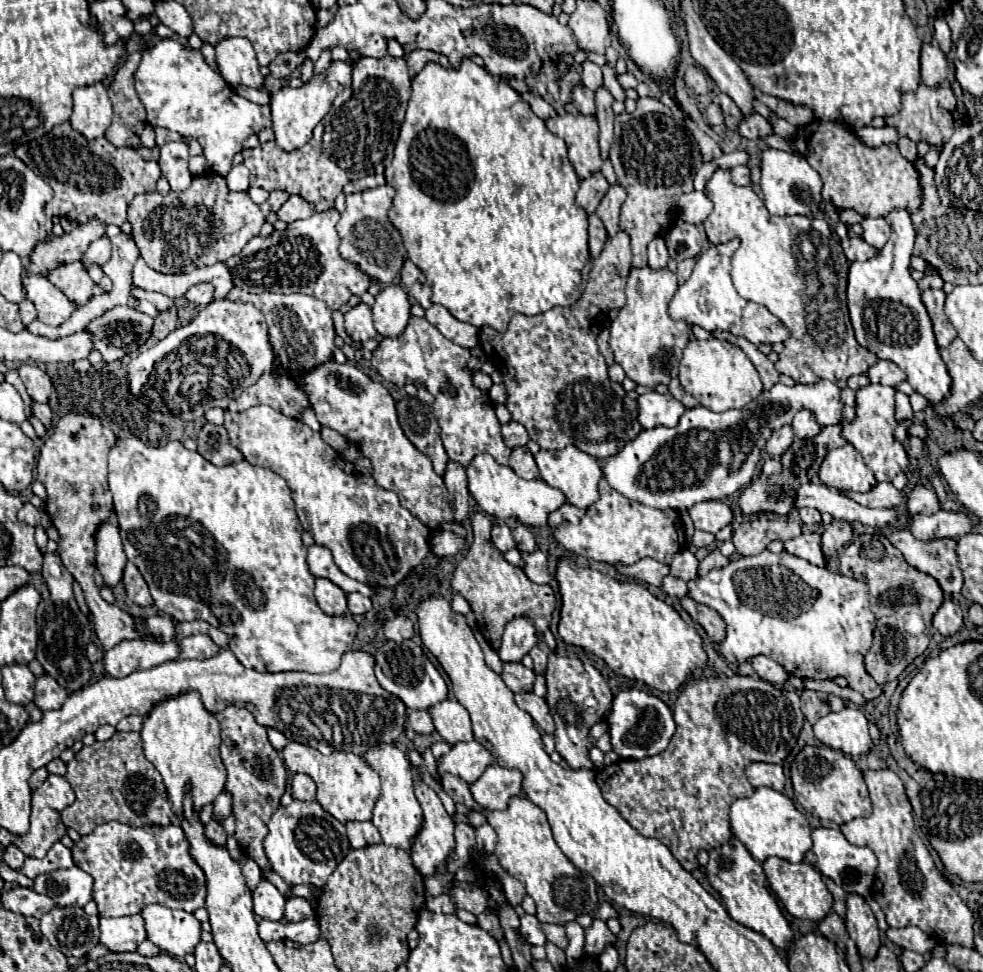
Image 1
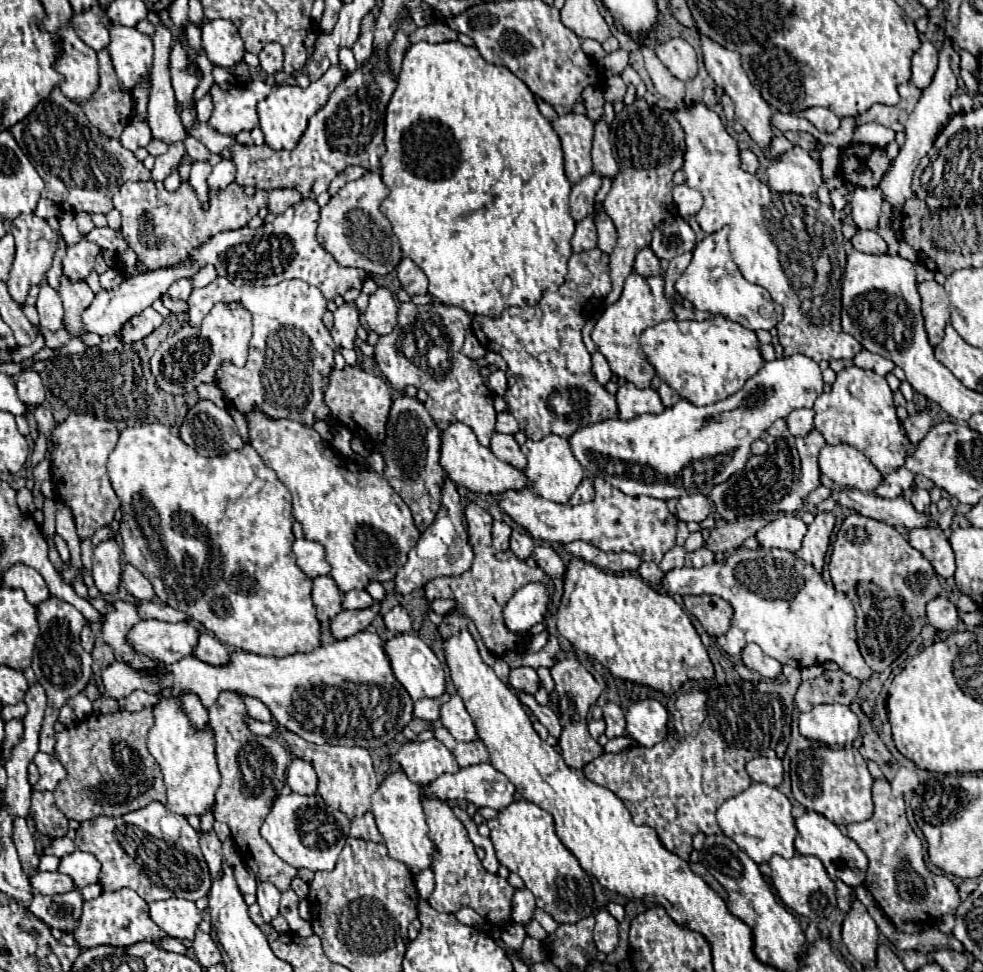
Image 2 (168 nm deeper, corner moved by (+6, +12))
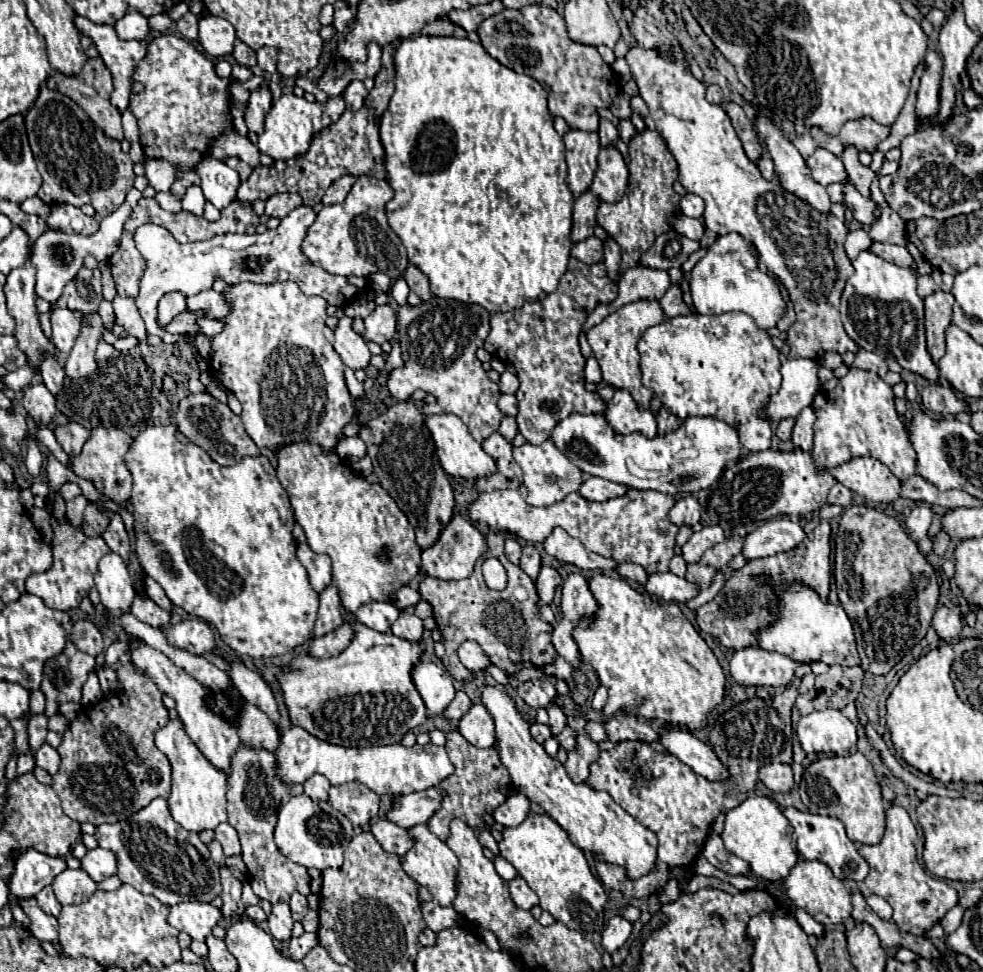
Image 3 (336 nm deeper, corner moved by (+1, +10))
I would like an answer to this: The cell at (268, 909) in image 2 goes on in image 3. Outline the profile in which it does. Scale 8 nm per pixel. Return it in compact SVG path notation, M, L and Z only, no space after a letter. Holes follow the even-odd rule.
M285 902L283 904L275 904L267 922L269 922L269 930L271 930L273 938L277 938L281 942L287 942L291 938L291 930L293 930L295 920L291 918L289 904L285 904Z

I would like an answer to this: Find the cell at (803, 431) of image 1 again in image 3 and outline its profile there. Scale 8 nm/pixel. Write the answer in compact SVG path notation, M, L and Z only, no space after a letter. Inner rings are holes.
M807 406L799 416L797 416L797 422L795 422L795 428L793 428L793 444L795 448L799 450L811 450L813 446L813 422L815 422L815 412L811 406Z

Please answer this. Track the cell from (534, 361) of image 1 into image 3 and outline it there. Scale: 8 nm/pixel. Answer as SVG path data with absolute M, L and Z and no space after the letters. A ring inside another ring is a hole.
M569 258L567 272L561 276L557 292L547 294L543 300L527 302L517 310L495 312L491 316L491 332L485 340L485 350L495 356L495 350L505 350L507 360L515 366L519 376L519 432L529 444L543 444L549 440L551 428L571 412L603 414L605 402L583 386L585 358L579 352L579 332L587 314L597 304L609 304L617 296L617 284L609 280L605 264L583 264Z

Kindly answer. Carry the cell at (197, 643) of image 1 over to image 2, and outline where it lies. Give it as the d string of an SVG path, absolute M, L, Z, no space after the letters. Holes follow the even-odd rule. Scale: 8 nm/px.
M200 632L194 654L210 664L226 664L228 662L228 648L206 632Z

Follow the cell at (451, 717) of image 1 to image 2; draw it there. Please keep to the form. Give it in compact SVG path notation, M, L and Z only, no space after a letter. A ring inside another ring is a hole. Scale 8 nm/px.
M454 694L448 702L440 706L440 722L458 742L472 742L478 738L474 722L458 694Z

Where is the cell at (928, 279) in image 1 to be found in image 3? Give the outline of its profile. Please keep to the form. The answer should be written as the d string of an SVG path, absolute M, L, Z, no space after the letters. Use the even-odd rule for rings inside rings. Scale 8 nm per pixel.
M921 276L917 282L917 292L921 298L927 298L929 294L933 294L937 290L937 284L933 281L931 276Z

